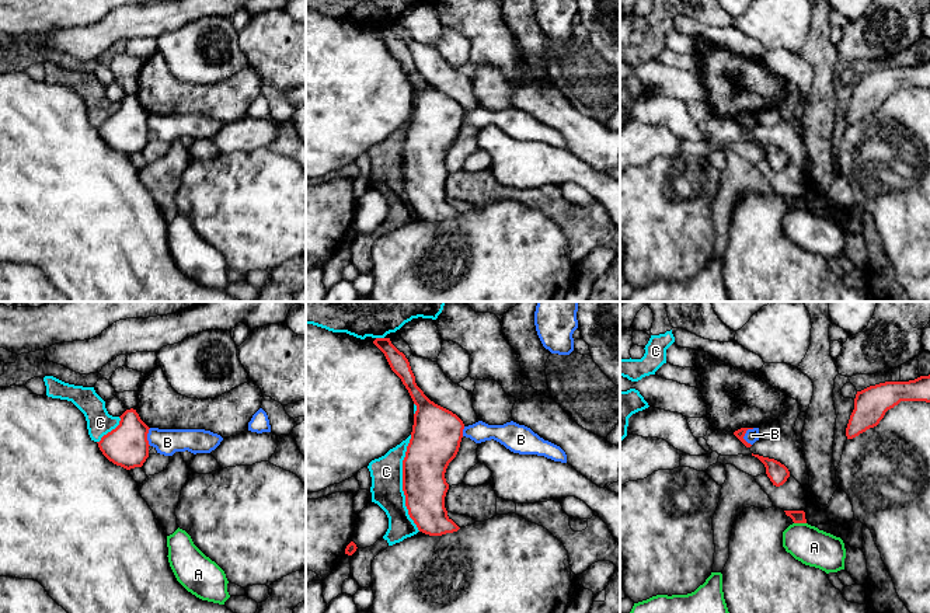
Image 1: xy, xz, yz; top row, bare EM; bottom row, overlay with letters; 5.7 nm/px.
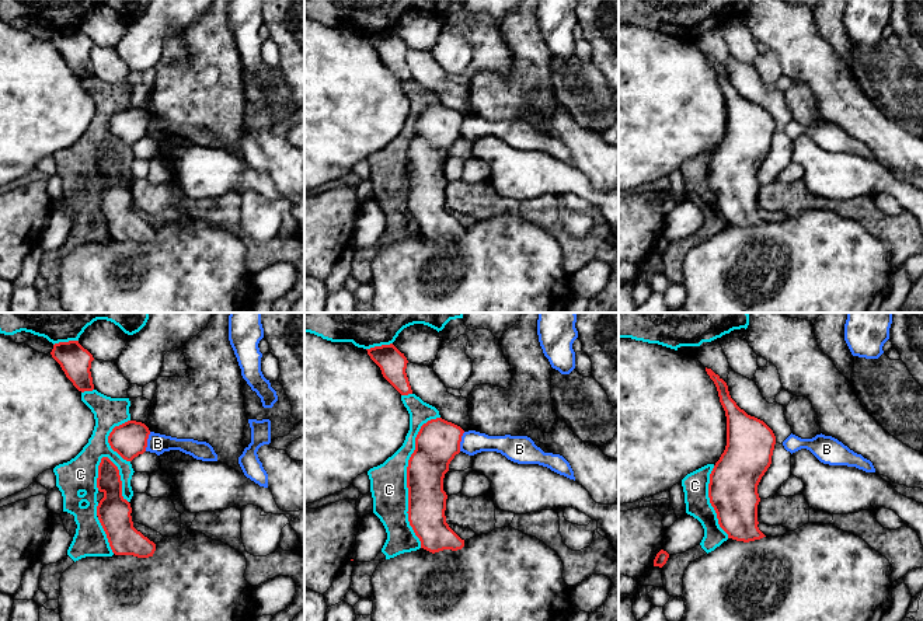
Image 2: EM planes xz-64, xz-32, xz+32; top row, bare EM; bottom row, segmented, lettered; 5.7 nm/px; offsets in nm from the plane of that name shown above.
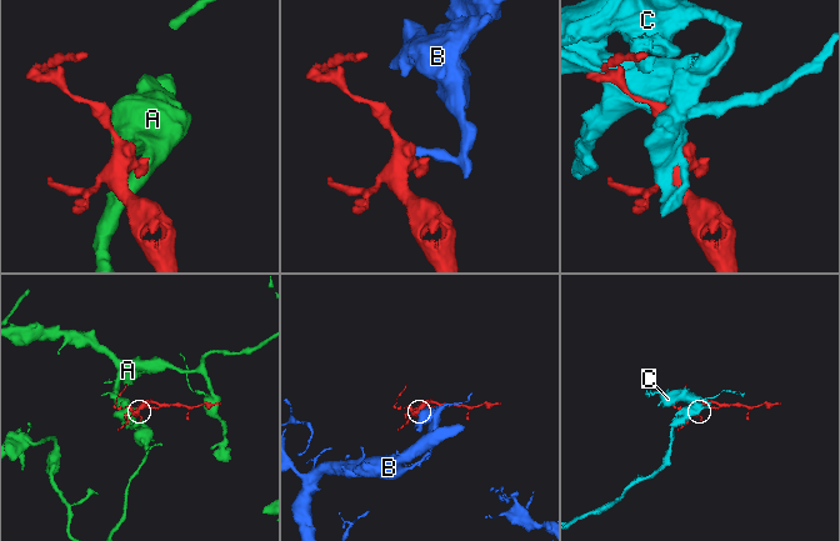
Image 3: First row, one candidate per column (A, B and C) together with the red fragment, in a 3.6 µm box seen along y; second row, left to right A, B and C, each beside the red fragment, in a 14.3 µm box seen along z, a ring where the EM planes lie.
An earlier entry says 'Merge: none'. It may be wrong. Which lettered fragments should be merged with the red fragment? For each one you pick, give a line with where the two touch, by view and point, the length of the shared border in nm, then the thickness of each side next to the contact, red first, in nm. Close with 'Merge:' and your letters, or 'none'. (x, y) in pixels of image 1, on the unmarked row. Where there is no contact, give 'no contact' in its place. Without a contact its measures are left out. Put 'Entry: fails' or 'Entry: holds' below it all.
Merge: none
Entry: holds

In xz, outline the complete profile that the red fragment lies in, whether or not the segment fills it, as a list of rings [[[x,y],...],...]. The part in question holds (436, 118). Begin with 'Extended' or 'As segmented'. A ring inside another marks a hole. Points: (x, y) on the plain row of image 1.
As segmented. [[[390,27],[373,29],[384,39],[391,56],[408,76],[417,97],[411,125],[403,146],[403,177],[410,203],[418,216],[429,222],[457,217],[447,202],[445,182],[449,175],[445,159],[456,143],[464,109],[452,97],[431,87],[417,72],[410,48]]]

